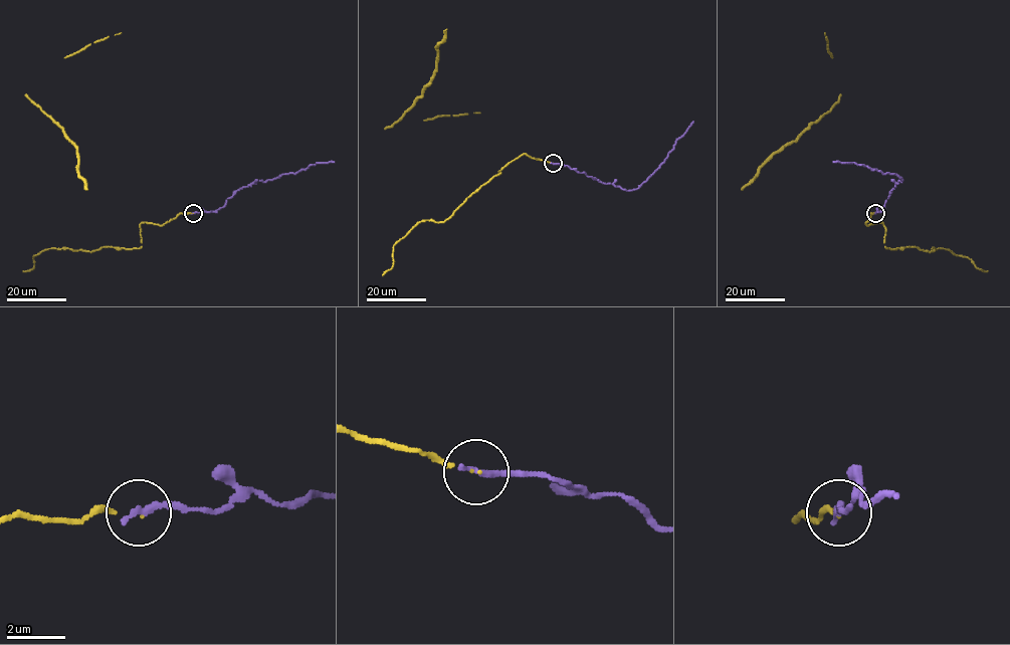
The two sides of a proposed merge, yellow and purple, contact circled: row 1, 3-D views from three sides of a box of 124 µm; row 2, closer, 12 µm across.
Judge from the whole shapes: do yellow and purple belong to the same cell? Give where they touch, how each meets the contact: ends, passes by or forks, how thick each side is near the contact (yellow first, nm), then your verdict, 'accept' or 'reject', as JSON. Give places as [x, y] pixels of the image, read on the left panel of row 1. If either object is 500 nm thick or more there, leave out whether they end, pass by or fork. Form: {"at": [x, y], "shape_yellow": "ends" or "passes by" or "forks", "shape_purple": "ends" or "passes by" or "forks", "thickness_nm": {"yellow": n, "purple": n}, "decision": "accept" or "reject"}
{"at": [193, 213], "shape_yellow": "ends", "shape_purple": "ends", "thickness_nm": {"yellow": 90, "purple": 260}, "decision": "accept"}

